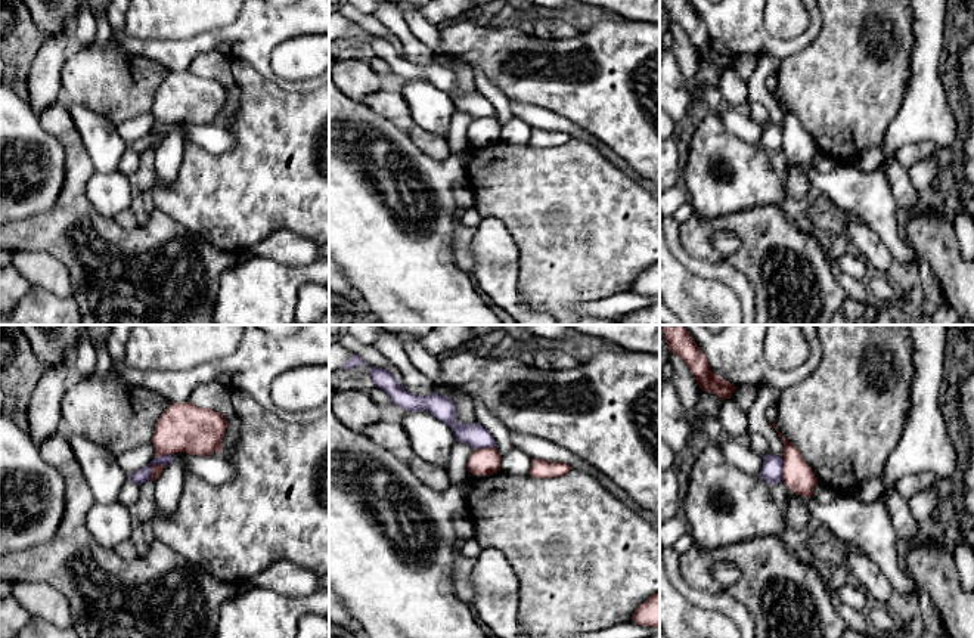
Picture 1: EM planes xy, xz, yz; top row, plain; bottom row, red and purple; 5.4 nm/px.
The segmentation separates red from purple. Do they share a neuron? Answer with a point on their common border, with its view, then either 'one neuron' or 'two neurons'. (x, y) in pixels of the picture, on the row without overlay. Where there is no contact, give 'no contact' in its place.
xy (151, 136) | two neurons

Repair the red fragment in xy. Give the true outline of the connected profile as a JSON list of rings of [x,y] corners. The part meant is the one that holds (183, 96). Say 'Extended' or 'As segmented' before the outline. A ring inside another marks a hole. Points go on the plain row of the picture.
As segmented. [[[171,71],[159,86],[152,105],[155,126],[177,121],[207,126],[221,121],[226,87],[190,71]]]

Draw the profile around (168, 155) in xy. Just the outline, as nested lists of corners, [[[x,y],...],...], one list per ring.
[[[170,131],[155,149],[155,177],[159,182],[170,183],[176,179],[183,161],[184,145],[183,137]]]

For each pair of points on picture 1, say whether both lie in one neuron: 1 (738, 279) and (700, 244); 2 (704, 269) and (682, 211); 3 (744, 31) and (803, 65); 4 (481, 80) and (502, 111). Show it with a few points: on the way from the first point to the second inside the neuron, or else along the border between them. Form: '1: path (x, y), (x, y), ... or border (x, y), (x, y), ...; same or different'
1: border (684, 245), (698, 257), (715, 260), (719, 256); different
2: border (675, 217), (681, 223); different
3: border (816, 36), (803, 49), (781, 61); different
4: path (486, 87), (501, 104); same

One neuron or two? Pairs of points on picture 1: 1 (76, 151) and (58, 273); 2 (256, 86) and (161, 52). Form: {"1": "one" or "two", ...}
{"1": "two", "2": "two"}

